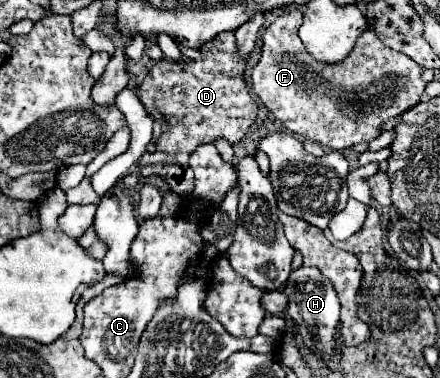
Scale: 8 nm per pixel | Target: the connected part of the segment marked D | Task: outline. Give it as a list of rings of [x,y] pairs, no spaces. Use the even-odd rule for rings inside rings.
[[[220,33],[214,41],[204,43],[204,47],[198,51],[202,57],[194,61],[160,59],[138,89],[142,105],[148,111],[164,113],[168,123],[168,131],[162,133],[156,145],[156,153],[146,153],[140,157],[142,167],[150,163],[188,165],[188,157],[198,145],[212,143],[218,137],[234,145],[244,139],[246,131],[256,119],[258,105],[244,81],[244,69],[248,63],[238,55],[234,33]]]

